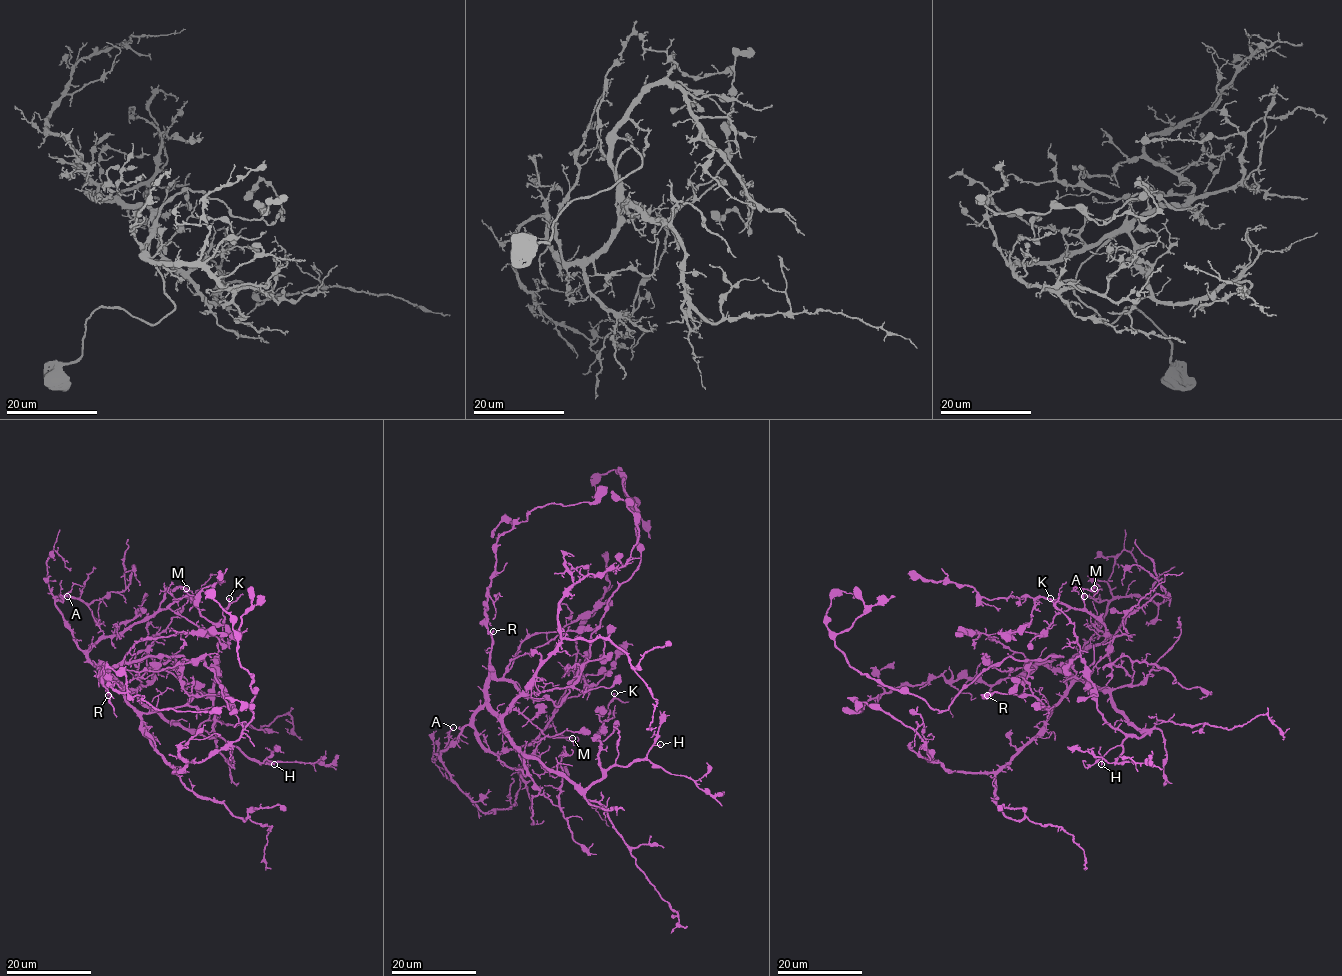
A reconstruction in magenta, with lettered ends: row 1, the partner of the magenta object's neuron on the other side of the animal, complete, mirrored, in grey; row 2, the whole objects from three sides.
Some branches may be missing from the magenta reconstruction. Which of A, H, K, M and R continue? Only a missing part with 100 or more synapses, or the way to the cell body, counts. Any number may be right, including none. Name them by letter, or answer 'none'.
R

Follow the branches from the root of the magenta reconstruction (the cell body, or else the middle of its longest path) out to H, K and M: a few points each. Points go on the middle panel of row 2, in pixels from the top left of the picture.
H: (518, 689), (489, 681), (487, 702), (503, 733), (583, 789), (660, 744)
K: (518, 689), (489, 681), (487, 702), (503, 733), (583, 789), (602, 777), (599, 735), (614, 693)
M: (518, 689), (489, 681), (473, 722), (488, 750), (528, 744), (548, 726), (572, 738)

